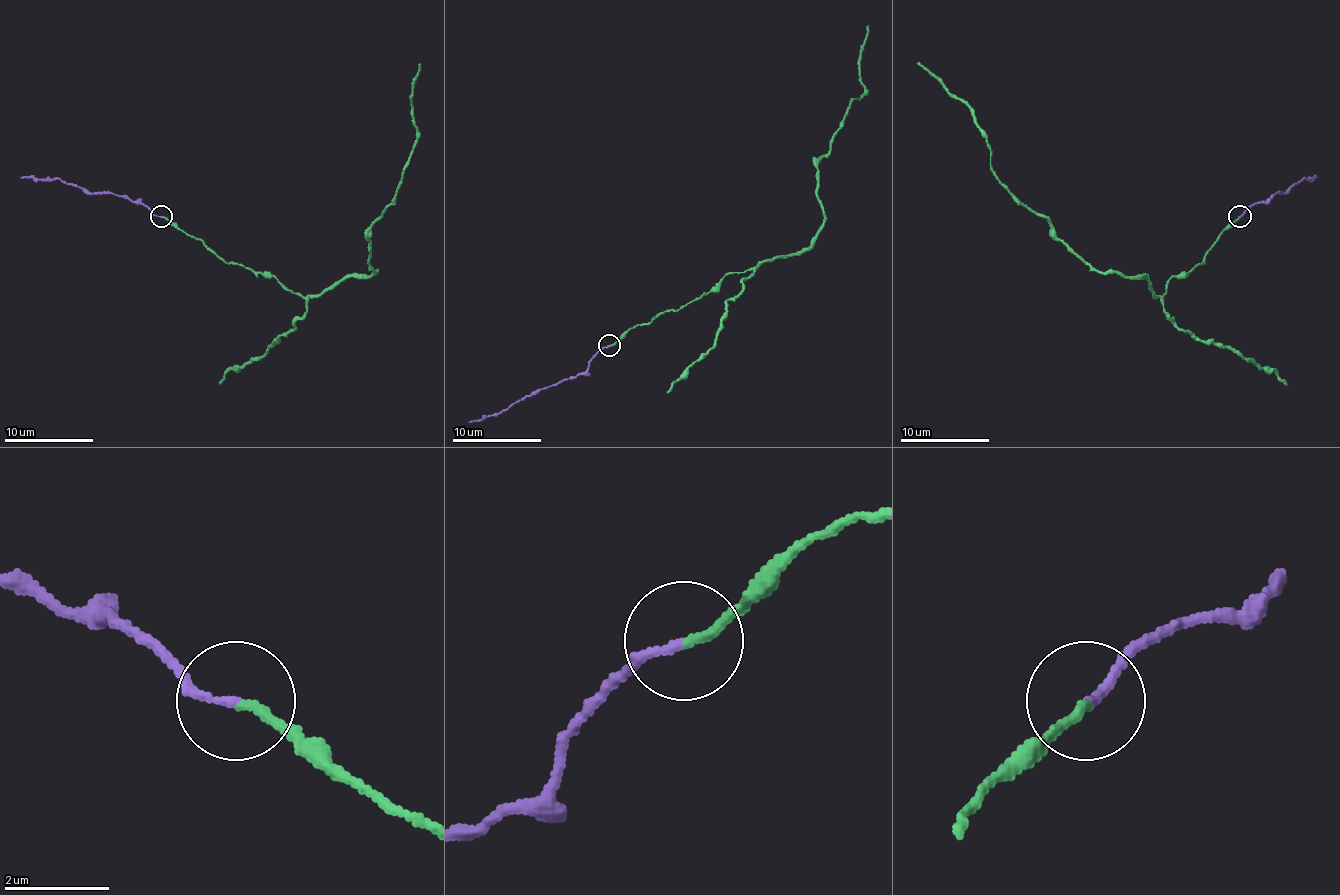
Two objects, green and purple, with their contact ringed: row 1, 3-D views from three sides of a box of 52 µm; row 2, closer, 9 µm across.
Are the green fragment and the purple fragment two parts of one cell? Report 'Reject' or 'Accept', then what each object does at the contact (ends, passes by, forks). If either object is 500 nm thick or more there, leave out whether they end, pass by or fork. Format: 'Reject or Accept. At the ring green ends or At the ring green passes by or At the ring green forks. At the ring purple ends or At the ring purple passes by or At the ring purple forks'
Reject. At the ring green ends. At the ring purple ends

